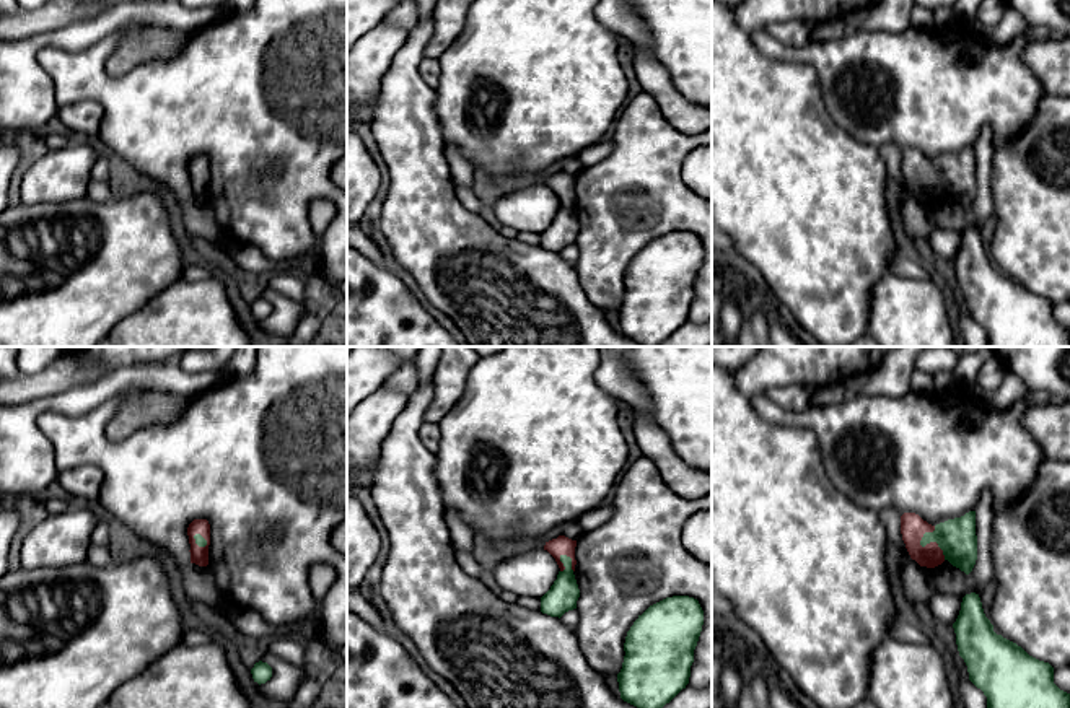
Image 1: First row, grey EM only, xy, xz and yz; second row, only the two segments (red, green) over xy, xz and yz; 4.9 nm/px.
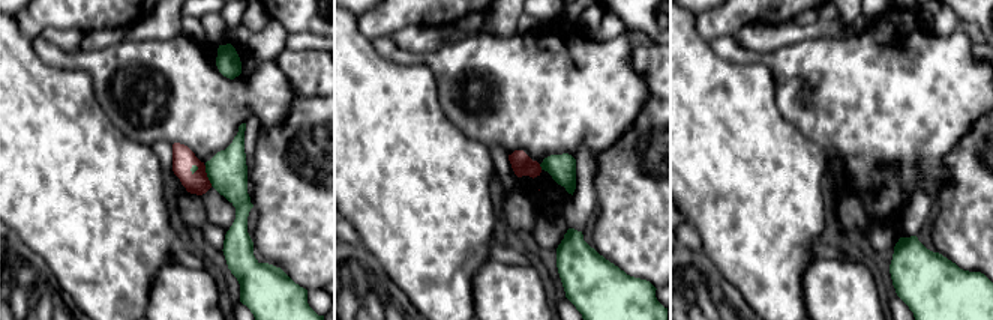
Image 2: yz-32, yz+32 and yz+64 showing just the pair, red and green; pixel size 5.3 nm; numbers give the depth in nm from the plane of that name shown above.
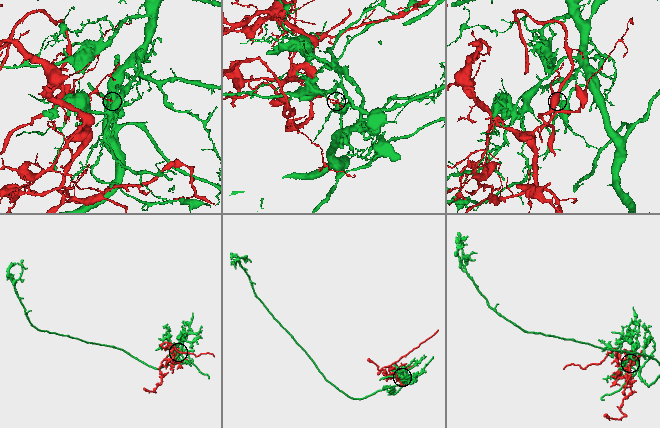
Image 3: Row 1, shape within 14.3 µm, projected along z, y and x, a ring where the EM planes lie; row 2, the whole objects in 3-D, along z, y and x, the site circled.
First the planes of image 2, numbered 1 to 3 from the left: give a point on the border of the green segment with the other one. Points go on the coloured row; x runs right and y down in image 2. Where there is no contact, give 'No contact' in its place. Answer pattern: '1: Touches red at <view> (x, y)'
1: Touches red at yz-32 (206, 176)
2: Touches red at yz+32 (540, 167)
3: No contact

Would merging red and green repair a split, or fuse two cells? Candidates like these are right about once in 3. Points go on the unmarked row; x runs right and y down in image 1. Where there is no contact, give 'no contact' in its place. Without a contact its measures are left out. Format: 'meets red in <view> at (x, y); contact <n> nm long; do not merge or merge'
meets red in yz at (925, 181); contact 180 nm long; do not merge

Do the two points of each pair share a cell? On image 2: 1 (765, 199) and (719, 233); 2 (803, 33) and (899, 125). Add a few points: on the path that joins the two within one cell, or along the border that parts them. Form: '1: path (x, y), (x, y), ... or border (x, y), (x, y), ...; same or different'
1: path (753, 199), (731, 221); same
2: border (843, 38), (807, 38), (782, 45), (774, 51); different

